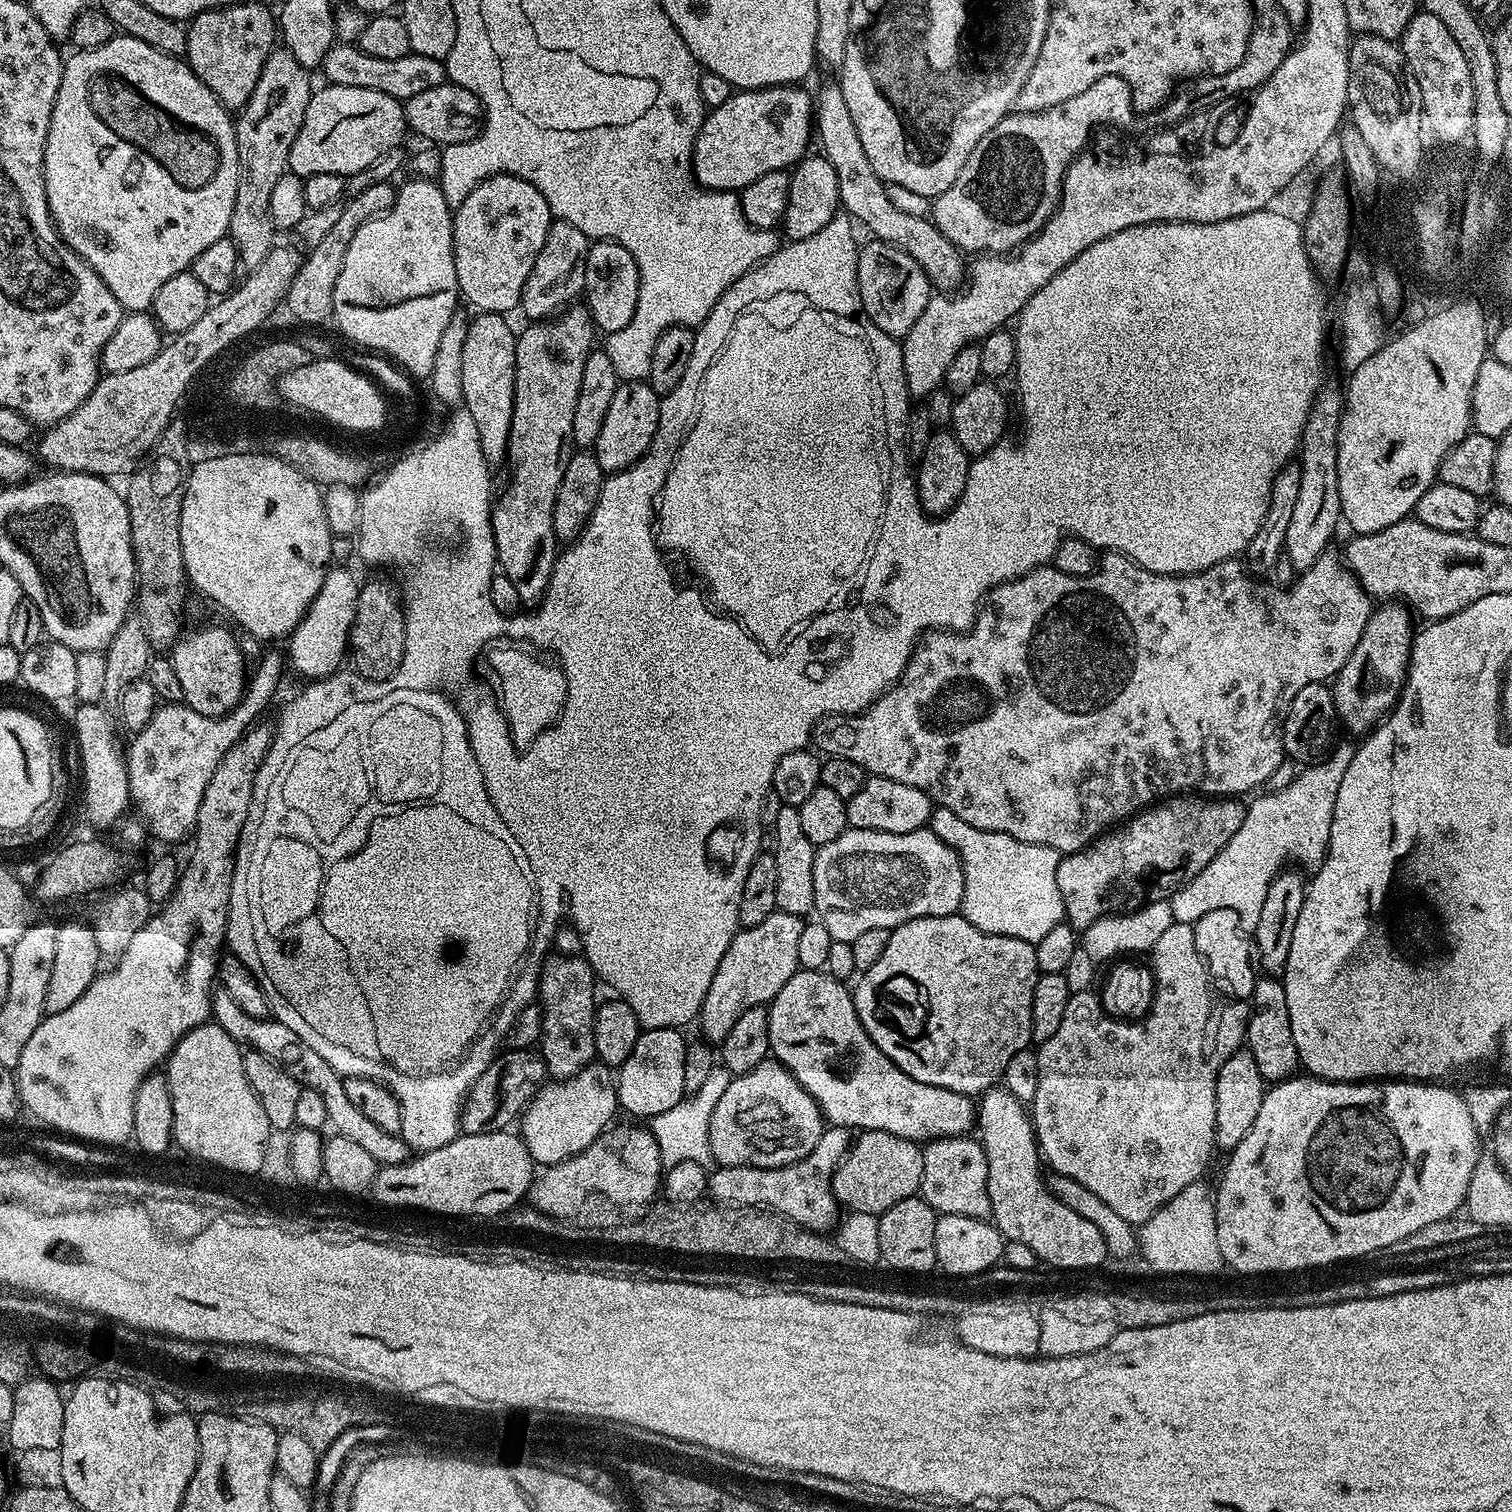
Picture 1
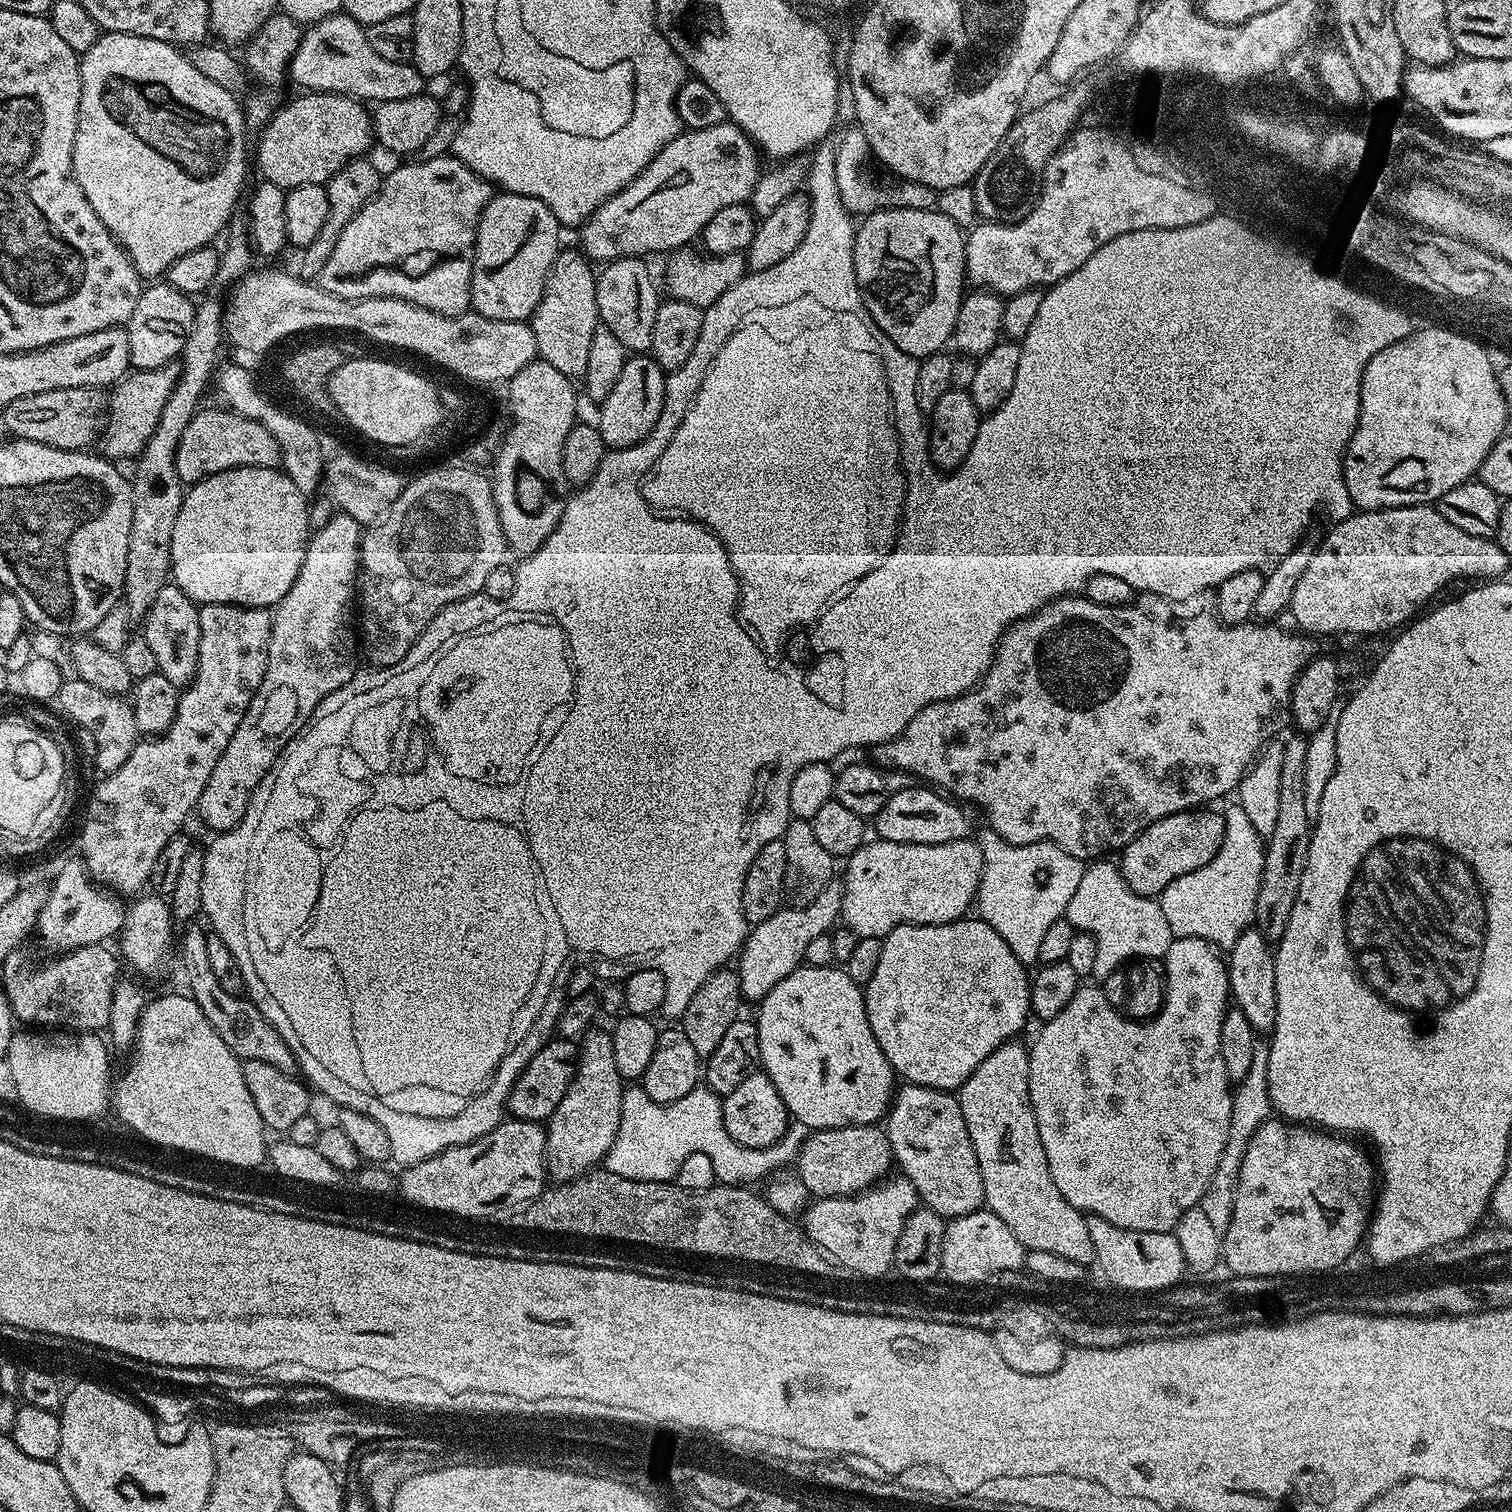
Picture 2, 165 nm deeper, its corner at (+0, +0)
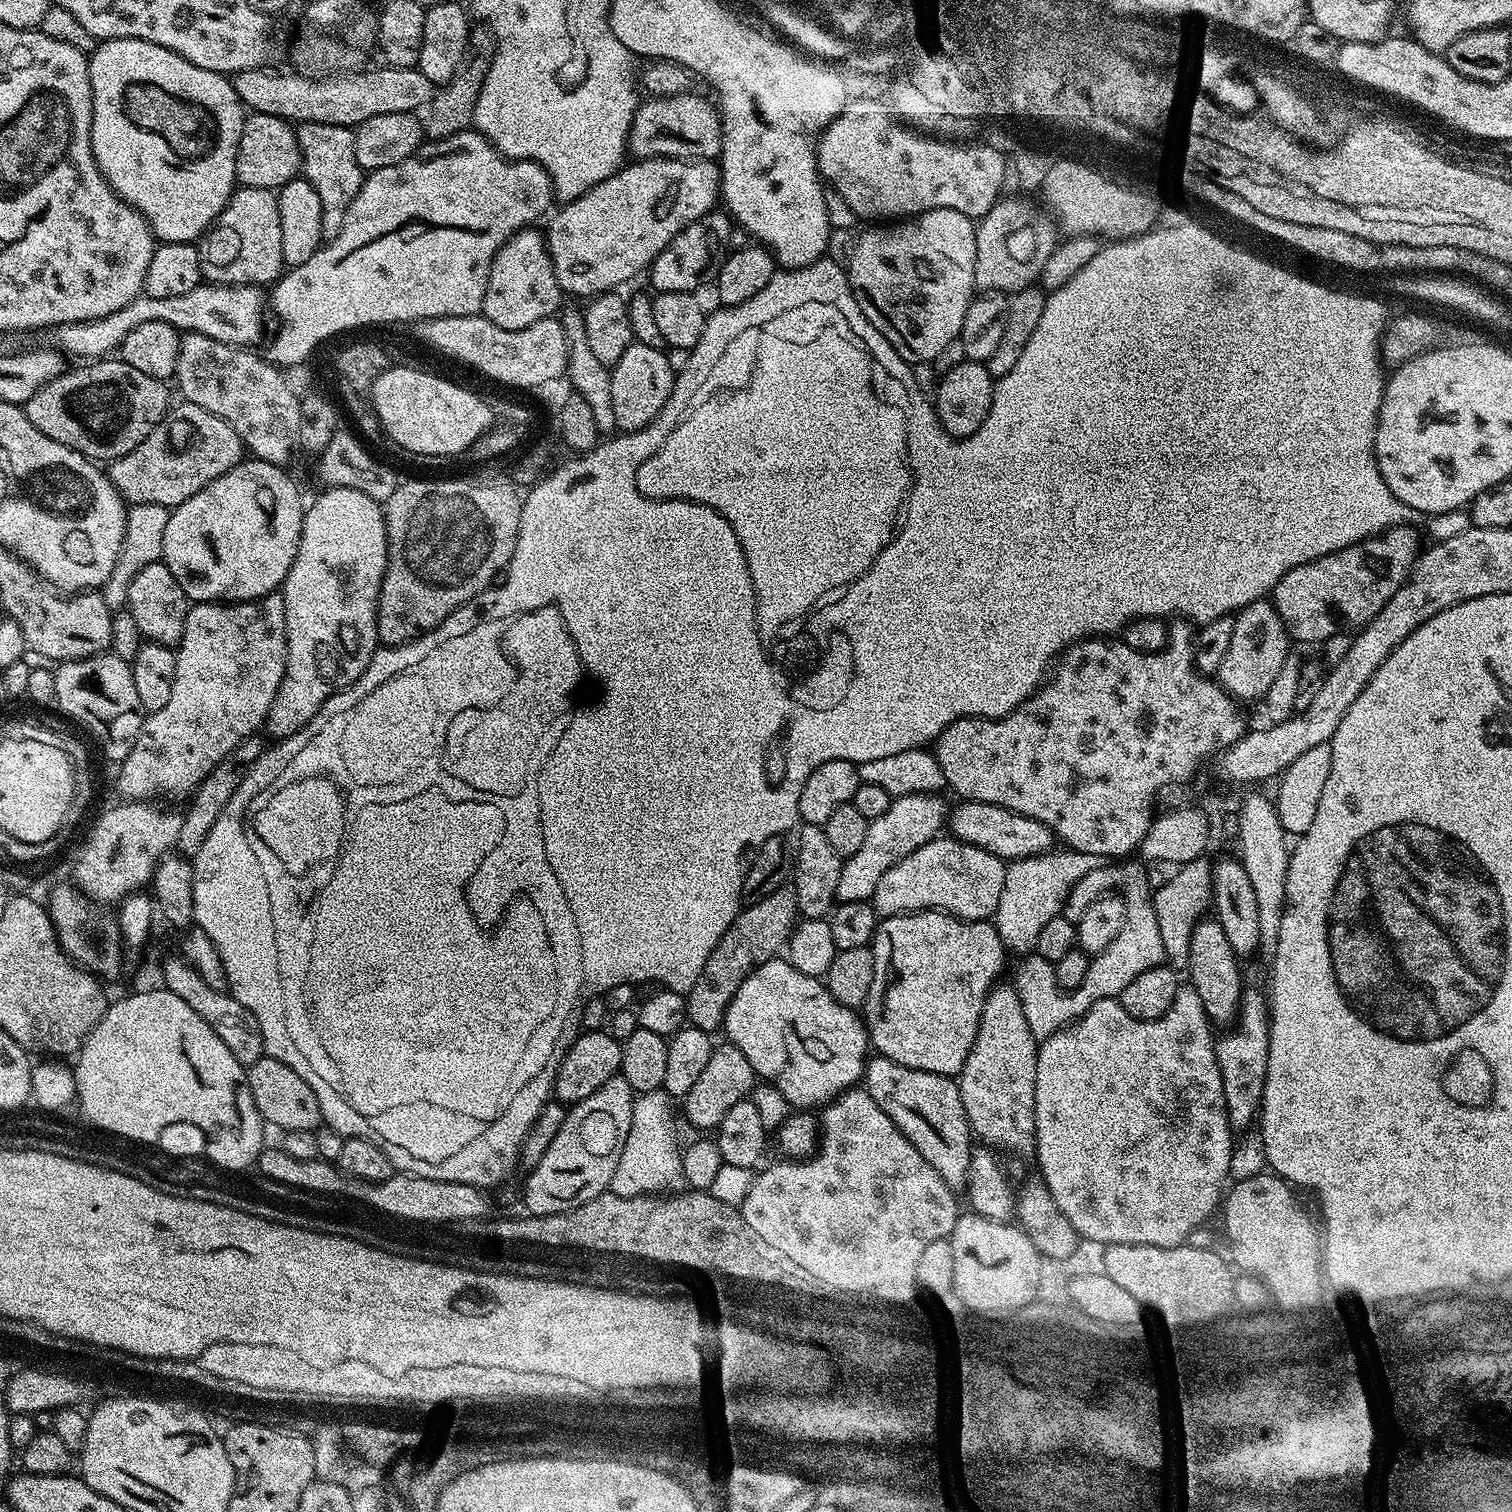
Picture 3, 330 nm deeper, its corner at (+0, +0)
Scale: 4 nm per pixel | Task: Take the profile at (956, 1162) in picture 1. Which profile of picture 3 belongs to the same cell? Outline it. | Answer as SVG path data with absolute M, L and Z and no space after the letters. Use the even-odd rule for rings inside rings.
M876 1054L864 1065L862 1084L870 1098L890 1114L890 1122L910 1138L914 1150L918 1150L918 1154L942 1174L953 1190L963 1189L968 1182L974 1137L962 1106L959 1083L951 1076L914 1070Z

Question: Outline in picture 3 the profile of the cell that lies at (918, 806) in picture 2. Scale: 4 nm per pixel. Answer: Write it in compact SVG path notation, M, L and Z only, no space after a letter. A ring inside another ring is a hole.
M965 800L957 803L950 812L950 832L957 840L978 846L999 860L1011 862L1027 856L1040 856L1053 847L1052 831L1034 818L1026 818L1009 808L987 804L981 800Z

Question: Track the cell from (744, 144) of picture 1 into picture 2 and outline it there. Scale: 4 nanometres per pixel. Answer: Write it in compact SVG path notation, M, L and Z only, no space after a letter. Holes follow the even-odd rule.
M725 122L718 126L693 128L681 131L660 153L654 157L638 174L636 180L614 194L600 209L584 221L580 232L580 244L583 255L589 261L607 262L623 256L648 258L651 252L671 254L683 249L692 239L699 237L704 231L706 222L723 210L725 206L734 206L748 202L755 184L762 173L760 167L761 153L747 134L734 123Z

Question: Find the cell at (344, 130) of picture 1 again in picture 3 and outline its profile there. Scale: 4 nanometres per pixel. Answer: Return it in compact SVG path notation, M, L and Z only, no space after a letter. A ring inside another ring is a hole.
M257 112L249 115L242 126L242 138L238 142L236 155L236 183L246 188L270 188L279 190L301 175L300 143L296 138L296 128L289 121Z

